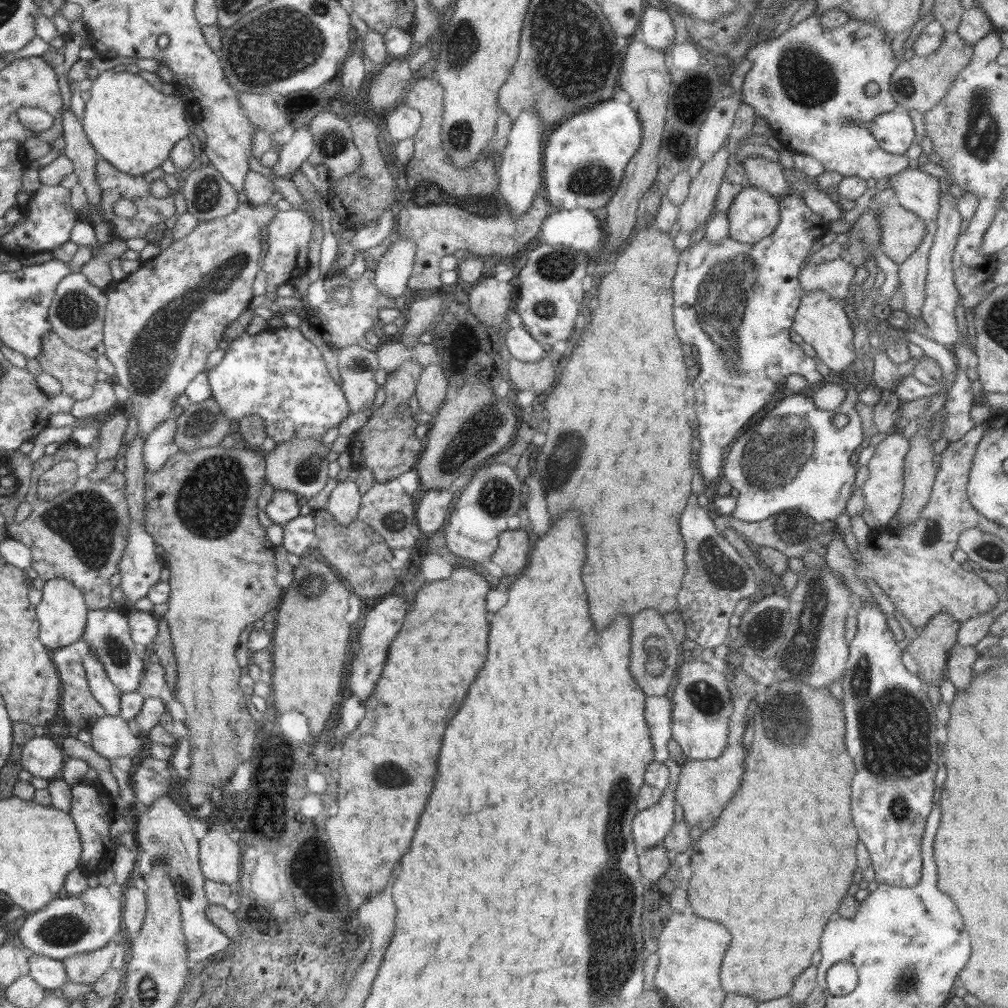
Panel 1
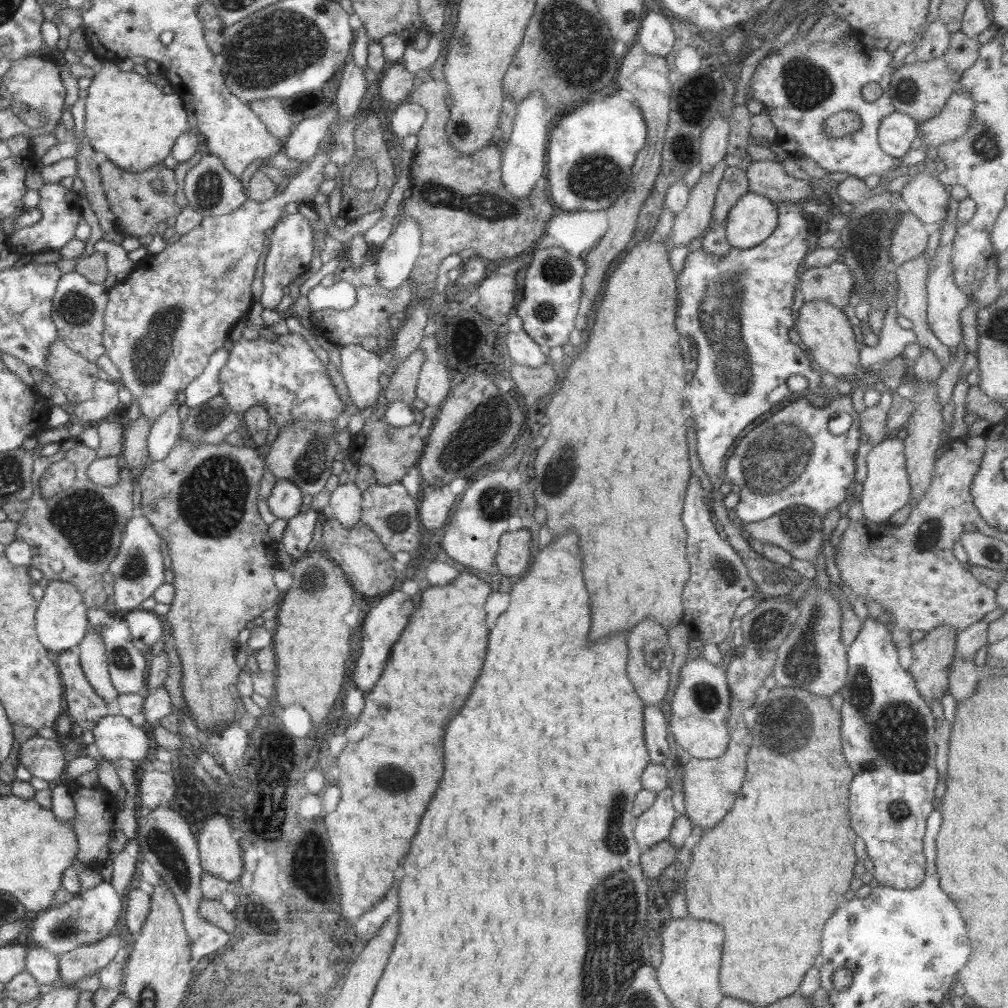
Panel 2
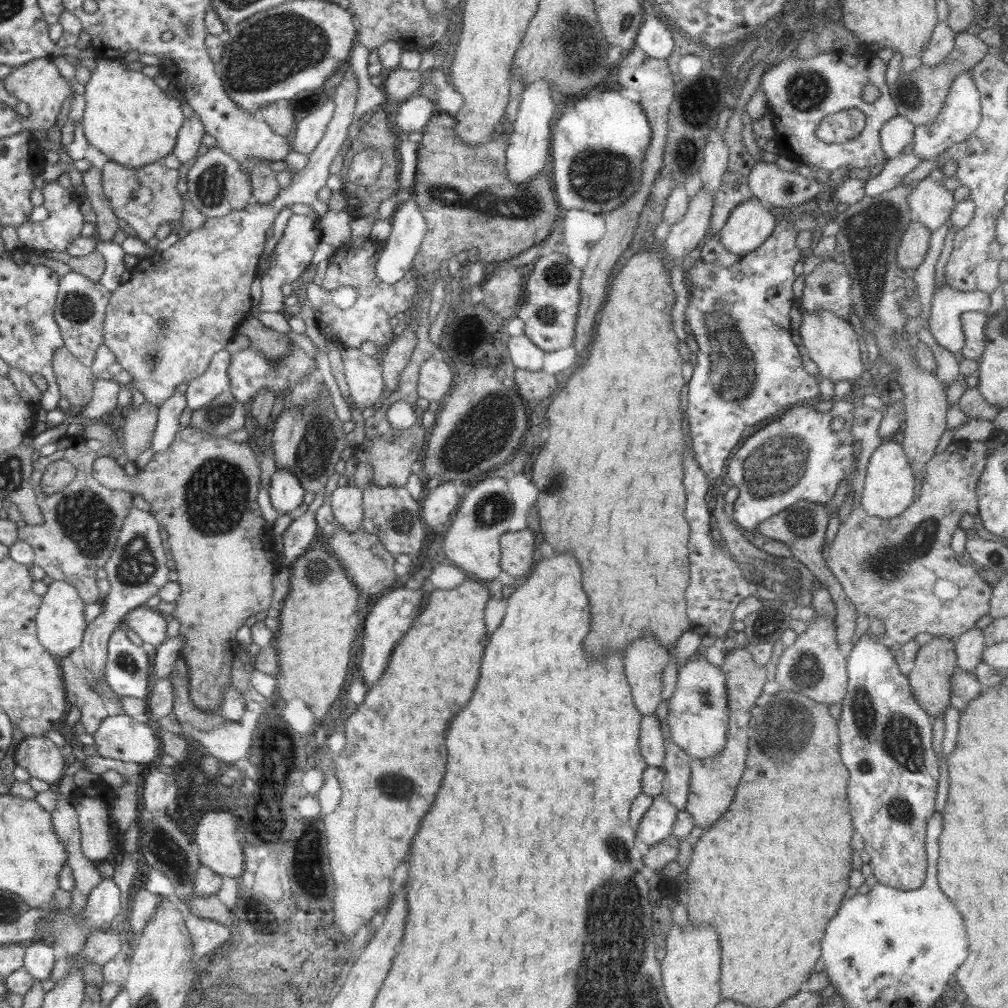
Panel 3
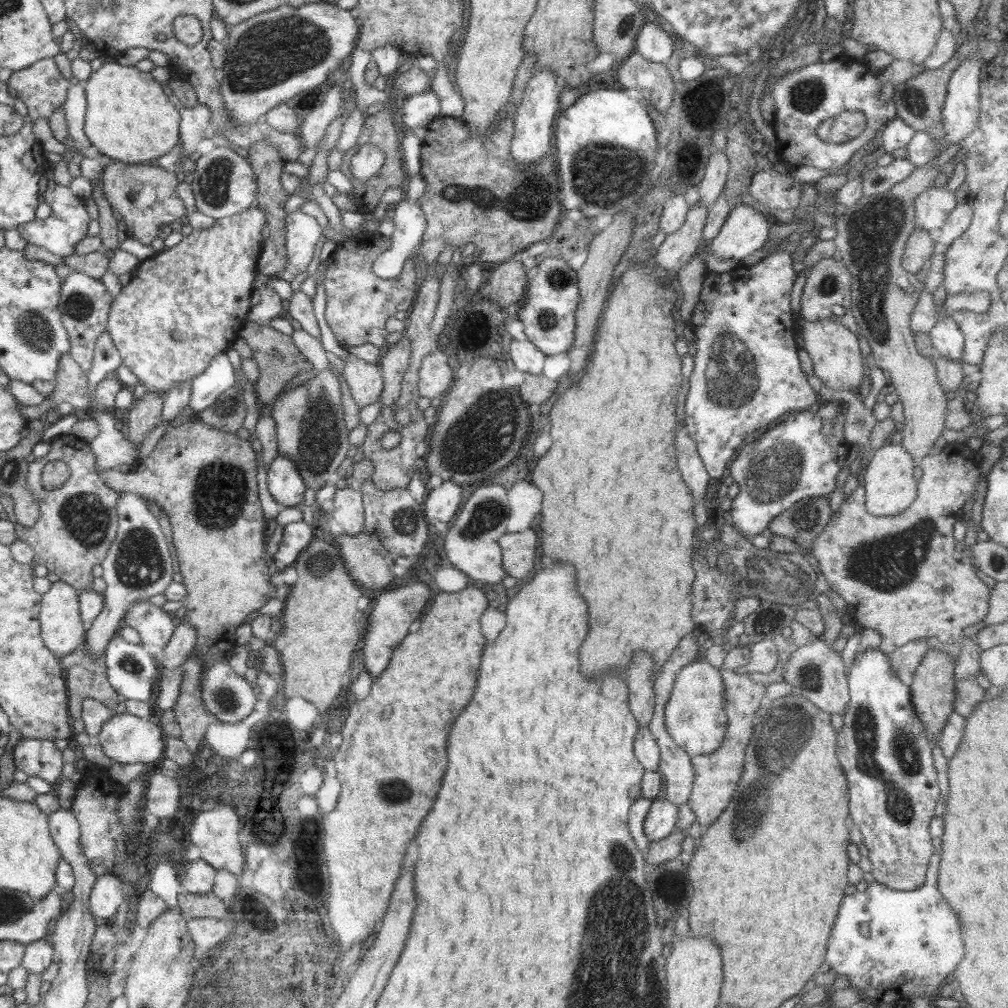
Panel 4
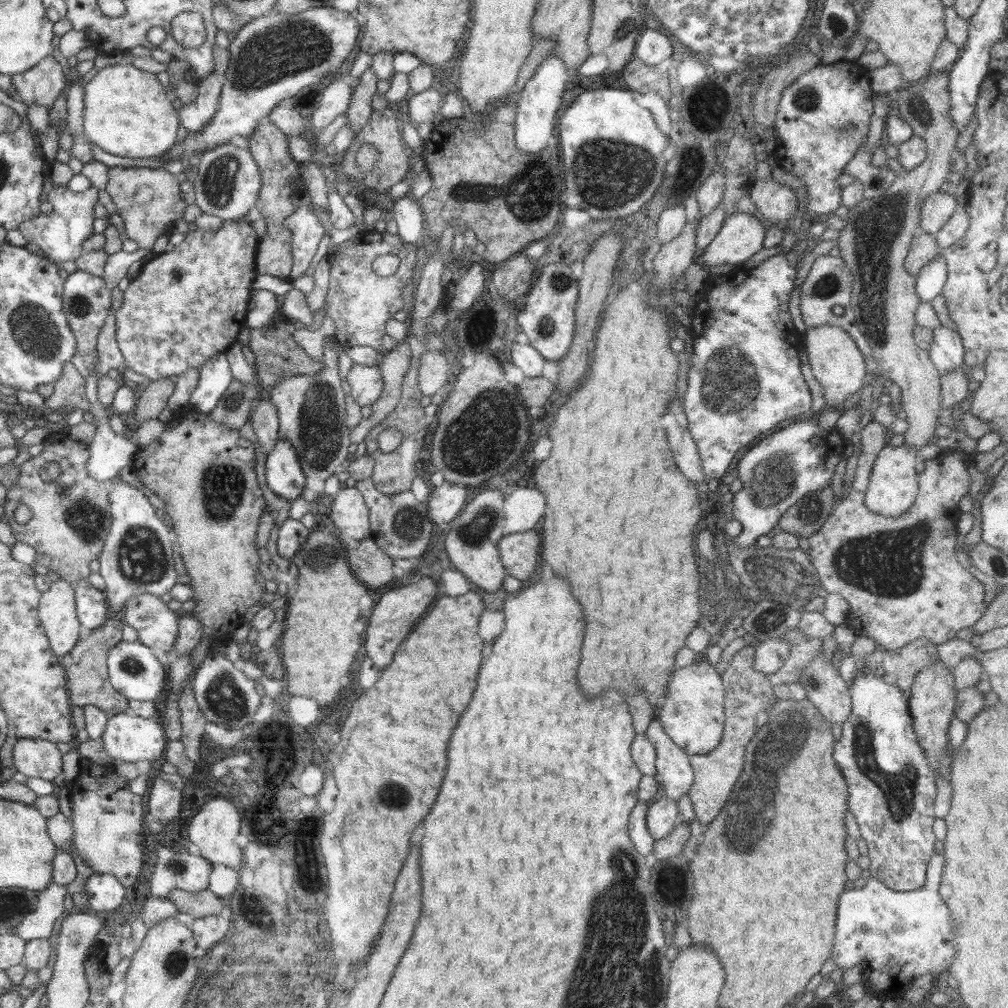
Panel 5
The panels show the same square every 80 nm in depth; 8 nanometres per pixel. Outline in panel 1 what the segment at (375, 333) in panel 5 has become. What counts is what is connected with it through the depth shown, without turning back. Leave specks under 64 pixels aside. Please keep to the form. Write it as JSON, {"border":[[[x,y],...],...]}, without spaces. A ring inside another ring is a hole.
{"border":[[[366,269],[360,279],[352,280],[344,272],[342,274],[336,274],[335,272],[332,272],[321,280],[324,289],[328,294],[331,294],[333,290],[336,290],[336,287],[340,287],[342,285],[350,289],[351,297],[348,304],[345,304],[342,306],[342,308],[340,308],[340,306],[336,306],[336,304],[332,304],[332,306],[330,306],[332,310],[326,310],[326,312],[328,312],[328,324],[340,324],[340,326],[327,326],[318,324],[318,322],[314,322],[312,324],[312,326],[314,326],[316,329],[319,329],[319,331],[324,330],[324,332],[329,332],[320,333],[320,336],[322,336],[322,340],[324,340],[326,344],[335,348],[335,350],[352,344],[368,347],[368,344],[366,343],[367,340],[364,337],[366,331],[370,332],[370,330],[374,330],[376,322],[378,322],[378,326],[380,326],[380,328],[383,328],[383,326],[386,325],[383,324],[381,322],[381,318],[378,317],[377,310],[379,308],[397,308],[402,312],[405,311],[406,301],[410,300],[410,298],[408,298],[406,294],[396,298],[395,296],[386,296],[385,294],[380,293],[380,291],[376,289],[376,284],[374,282],[376,278],[375,275],[376,272],[374,270]],[[330,318],[336,318],[336,320],[340,320],[340,322],[334,322],[334,320],[330,322]]]}

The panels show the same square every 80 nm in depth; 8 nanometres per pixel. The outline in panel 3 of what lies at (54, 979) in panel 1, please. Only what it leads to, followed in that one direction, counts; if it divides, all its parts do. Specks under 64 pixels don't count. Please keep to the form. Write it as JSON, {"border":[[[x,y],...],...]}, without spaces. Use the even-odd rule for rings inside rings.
{"border":[[[42,942],[26,944],[23,967],[35,980],[48,980],[57,955],[56,948]]]}

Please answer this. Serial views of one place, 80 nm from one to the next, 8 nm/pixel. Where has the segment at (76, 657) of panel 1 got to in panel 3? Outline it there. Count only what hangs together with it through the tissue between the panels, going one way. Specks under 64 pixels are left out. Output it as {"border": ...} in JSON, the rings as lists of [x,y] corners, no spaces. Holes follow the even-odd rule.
{"border":[[[59,658],[59,666],[66,683],[66,700],[68,705],[78,707],[81,714],[81,722],[85,732],[93,735],[100,723],[108,716],[108,710],[104,705],[104,698],[90,690],[85,675],[70,658]]]}

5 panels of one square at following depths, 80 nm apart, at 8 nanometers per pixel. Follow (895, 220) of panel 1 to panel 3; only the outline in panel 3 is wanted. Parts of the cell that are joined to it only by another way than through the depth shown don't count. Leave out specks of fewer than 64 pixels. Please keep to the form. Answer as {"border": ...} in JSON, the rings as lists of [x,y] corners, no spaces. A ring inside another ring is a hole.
{"border":[[[913,220],[903,232],[896,251],[896,262],[904,271],[915,271],[929,249],[932,231],[921,222]]]}

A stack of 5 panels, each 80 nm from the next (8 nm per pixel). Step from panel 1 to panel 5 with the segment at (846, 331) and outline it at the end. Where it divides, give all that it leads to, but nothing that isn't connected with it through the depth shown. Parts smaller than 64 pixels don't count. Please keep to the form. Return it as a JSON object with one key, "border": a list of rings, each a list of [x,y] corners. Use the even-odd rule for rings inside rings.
{"border":[[[824,325],[807,328],[802,334],[806,338],[802,340],[803,349],[808,353],[814,378],[822,386],[826,408],[839,409],[843,400],[851,397],[854,392],[865,385],[864,378],[866,378],[867,369],[863,354],[854,339],[839,326]]]}

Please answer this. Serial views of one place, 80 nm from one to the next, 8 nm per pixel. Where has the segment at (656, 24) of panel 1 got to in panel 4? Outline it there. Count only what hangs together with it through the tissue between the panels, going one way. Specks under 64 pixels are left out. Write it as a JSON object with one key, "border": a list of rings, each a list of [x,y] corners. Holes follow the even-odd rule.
{"border":[[[650,17],[641,26],[641,30],[635,38],[635,50],[646,60],[657,63],[667,61],[674,52],[670,36],[652,23]]]}

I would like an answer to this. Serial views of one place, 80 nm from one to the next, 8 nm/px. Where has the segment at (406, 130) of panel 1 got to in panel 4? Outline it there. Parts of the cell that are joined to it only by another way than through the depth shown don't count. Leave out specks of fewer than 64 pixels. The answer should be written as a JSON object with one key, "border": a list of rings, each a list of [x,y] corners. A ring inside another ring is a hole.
{"border":[[[432,90],[410,95],[404,101],[402,112],[402,124],[411,130],[416,127],[427,127],[432,120],[442,115],[439,96]]]}

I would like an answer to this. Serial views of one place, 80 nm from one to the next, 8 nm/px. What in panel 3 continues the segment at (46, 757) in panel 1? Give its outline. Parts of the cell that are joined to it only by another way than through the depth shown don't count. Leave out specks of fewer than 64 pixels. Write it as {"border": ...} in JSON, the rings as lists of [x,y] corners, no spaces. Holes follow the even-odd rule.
{"border":[[[44,735],[25,737],[14,754],[17,766],[53,787],[60,782],[67,767],[66,757],[60,754],[59,746],[54,743]]]}

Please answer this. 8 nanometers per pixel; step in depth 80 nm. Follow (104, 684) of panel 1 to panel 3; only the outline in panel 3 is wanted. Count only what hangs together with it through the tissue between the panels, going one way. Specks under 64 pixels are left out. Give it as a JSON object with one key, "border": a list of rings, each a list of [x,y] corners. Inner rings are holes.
{"border":[[[131,504],[121,526],[115,549],[104,566],[111,586],[110,592],[102,600],[102,613],[87,626],[79,647],[84,653],[85,668],[92,673],[94,679],[105,679],[108,642],[114,630],[123,625],[125,615],[136,607],[145,606],[147,600],[157,595],[169,581],[170,569],[166,561],[166,550],[160,537],[160,525],[150,511],[142,511]]]}

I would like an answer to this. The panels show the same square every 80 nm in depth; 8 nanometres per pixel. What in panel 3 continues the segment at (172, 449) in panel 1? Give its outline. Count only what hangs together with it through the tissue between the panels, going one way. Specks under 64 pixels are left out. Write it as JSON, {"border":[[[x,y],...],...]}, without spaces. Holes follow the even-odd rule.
{"border":[[[175,391],[175,393],[158,408],[158,424],[156,424],[151,440],[151,448],[154,452],[164,452],[168,450],[169,444],[174,440],[176,433],[181,427],[180,416],[186,406],[185,395]]]}

